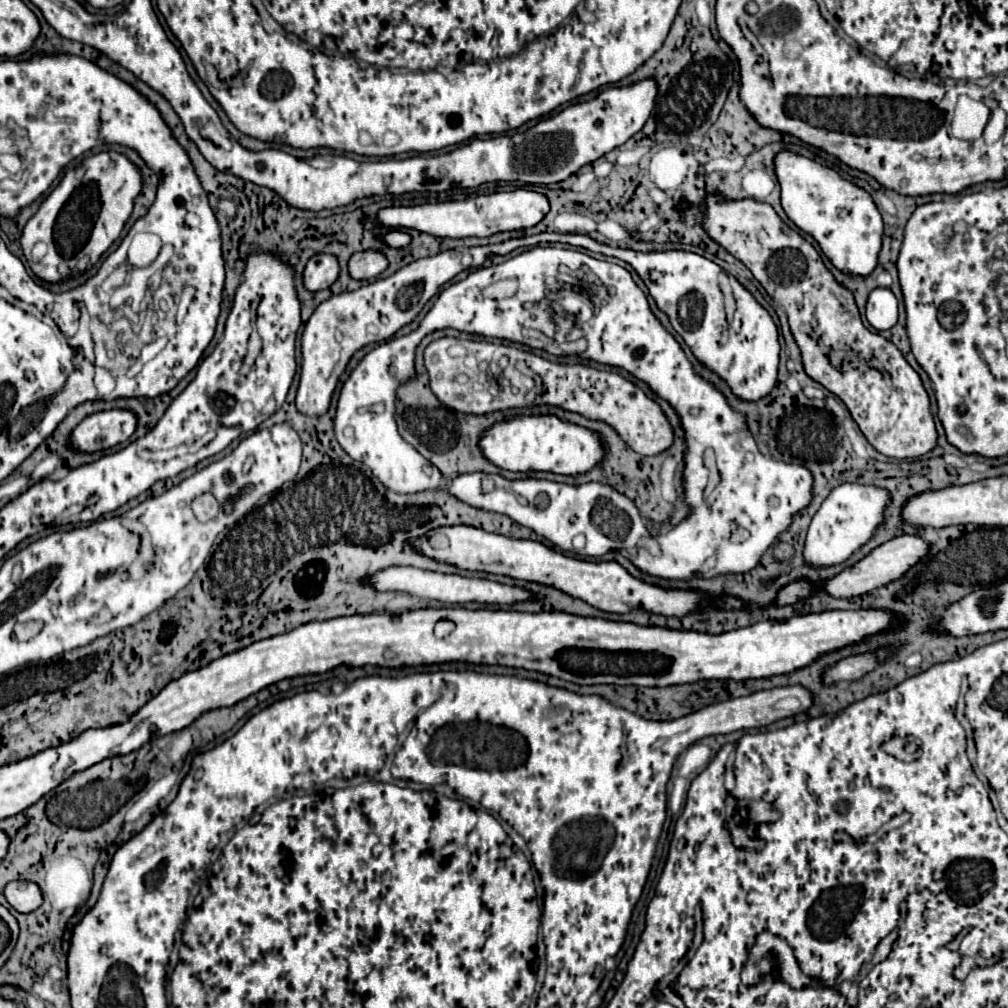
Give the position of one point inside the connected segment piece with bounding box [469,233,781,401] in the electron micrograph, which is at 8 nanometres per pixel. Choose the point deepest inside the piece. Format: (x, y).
(745, 353)

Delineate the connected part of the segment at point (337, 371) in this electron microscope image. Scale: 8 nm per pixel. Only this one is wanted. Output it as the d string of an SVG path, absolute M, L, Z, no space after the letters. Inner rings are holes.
M443 251L439 255L433 257L425 257L425 259L417 259L409 265L405 265L403 269L399 269L397 273L393 273L387 279L377 279L369 285L363 285L357 291L345 291L339 295L333 295L331 299L323 301L315 313L311 315L311 319L305 325L303 331L303 341L301 341L301 351L303 351L303 361L300 365L299 389L297 389L297 409L303 415L309 417L321 417L329 411L331 405L331 395L339 383L339 377L343 375L349 359L355 355L355 351L359 351L365 345L371 343L379 343L379 341L387 341L391 335L395 335L403 325L411 323L419 311L425 307L425 303L439 291L439 287L443 283L447 283L449 279L453 279L457 273L461 273L463 269L467 269L461 263L463 253L455 253L455 251Z

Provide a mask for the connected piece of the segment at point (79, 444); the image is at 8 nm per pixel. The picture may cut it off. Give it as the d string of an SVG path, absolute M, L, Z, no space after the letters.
M109 409L85 417L71 433L71 445L79 451L101 451L127 441L137 427L137 417L129 409Z

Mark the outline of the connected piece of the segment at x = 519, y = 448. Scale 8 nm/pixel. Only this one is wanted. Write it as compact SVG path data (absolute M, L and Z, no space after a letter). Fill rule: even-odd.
M555 415L515 417L495 423L483 439L487 459L509 471L555 471L561 475L587 473L603 459L603 445L595 433L573 423L559 421Z

